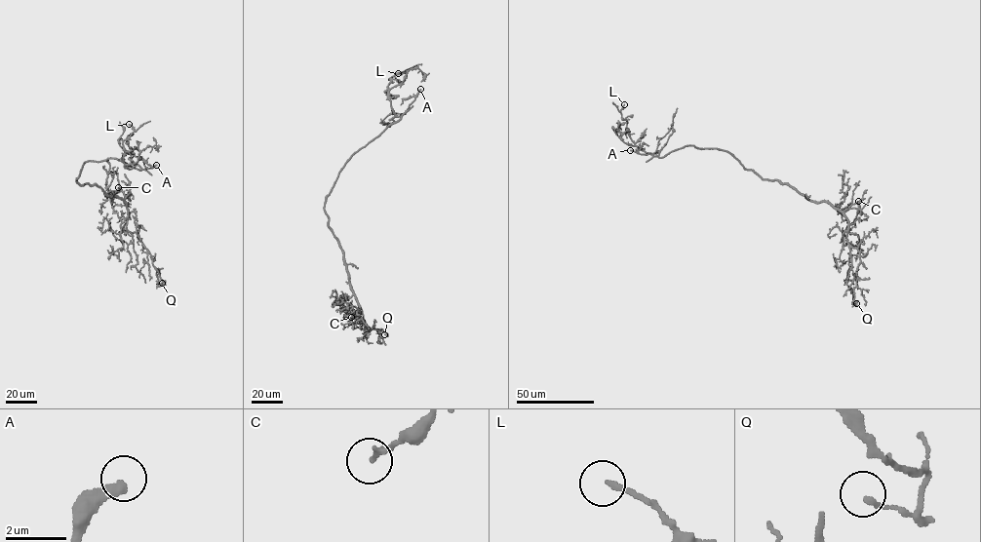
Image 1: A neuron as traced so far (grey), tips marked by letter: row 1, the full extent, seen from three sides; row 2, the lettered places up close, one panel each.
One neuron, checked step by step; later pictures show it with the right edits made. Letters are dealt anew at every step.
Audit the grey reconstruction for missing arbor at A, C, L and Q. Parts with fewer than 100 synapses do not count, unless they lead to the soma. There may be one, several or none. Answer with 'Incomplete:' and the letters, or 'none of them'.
Incomplete: A

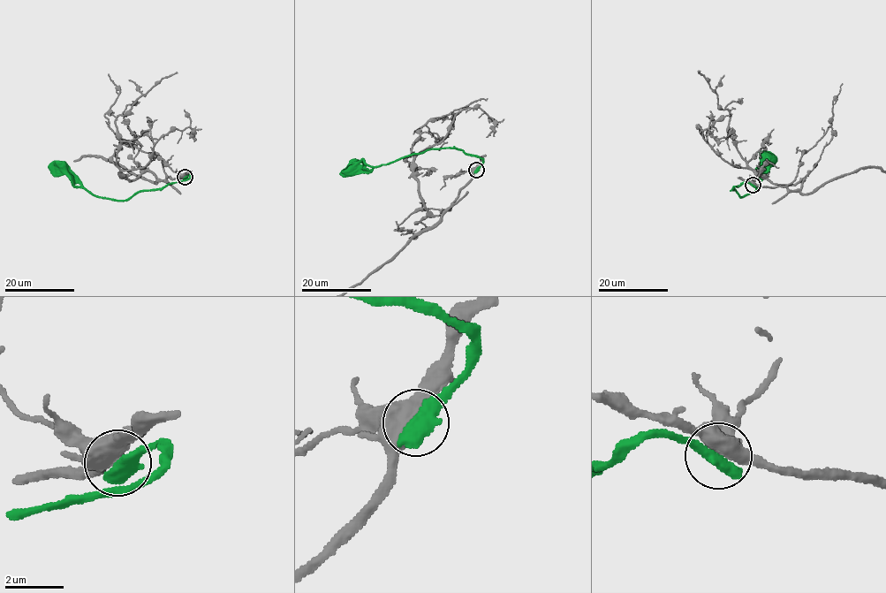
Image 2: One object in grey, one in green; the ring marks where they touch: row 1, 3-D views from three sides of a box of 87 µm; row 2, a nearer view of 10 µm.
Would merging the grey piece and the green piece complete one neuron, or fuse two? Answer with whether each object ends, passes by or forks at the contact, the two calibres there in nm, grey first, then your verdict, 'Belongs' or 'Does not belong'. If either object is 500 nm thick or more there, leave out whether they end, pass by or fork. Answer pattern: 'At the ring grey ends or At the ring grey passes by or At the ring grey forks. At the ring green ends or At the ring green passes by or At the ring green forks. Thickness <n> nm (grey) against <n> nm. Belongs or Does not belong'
Thickness 550 nm (grey) against 650 nm. Does not belong

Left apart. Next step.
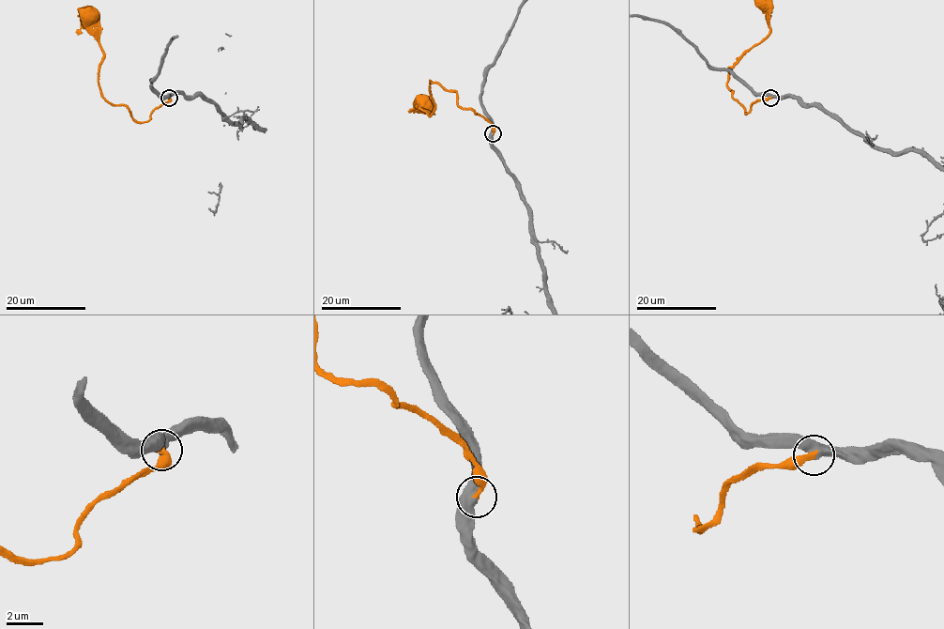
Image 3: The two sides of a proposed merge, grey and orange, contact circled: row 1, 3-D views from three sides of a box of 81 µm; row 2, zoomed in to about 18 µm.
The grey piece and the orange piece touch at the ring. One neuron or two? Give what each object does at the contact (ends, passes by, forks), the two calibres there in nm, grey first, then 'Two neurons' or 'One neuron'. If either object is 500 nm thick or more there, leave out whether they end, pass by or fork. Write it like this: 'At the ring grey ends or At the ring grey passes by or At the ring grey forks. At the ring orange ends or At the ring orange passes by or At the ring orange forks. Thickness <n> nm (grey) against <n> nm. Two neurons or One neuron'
At the ring grey passes by. At the ring orange ends. Thickness 440 nm (grey) against 320 nm. One neuron

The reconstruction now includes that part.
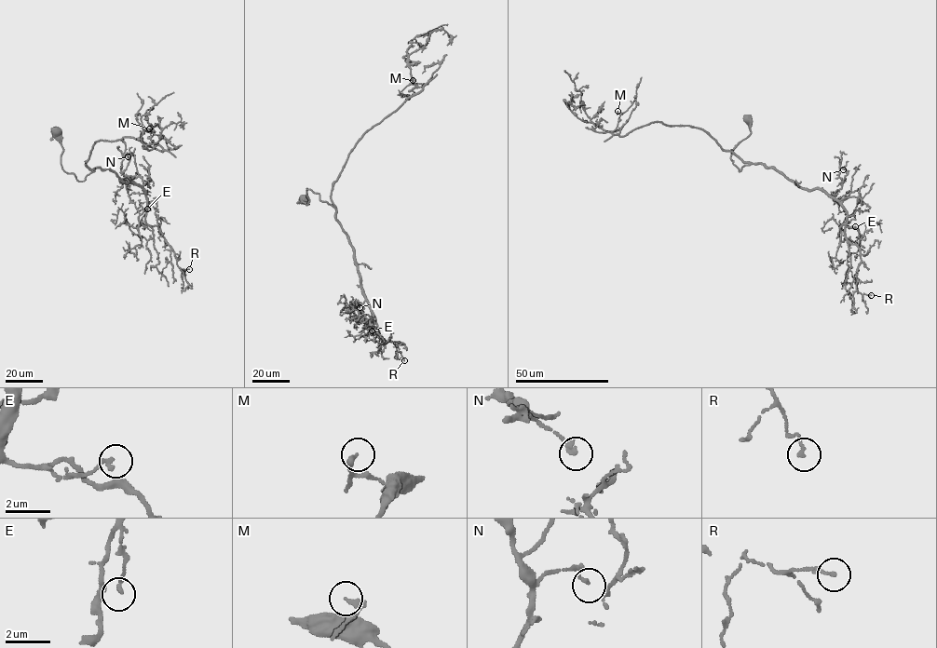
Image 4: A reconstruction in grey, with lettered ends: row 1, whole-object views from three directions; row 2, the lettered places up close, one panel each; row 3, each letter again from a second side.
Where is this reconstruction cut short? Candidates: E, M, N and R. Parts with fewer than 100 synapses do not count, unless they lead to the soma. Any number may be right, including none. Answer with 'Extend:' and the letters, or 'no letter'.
Extend: no letter

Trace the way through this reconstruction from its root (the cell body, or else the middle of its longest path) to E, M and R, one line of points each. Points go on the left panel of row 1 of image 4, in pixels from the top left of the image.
E: (56, 132), (65, 171), (84, 181), (94, 168), (107, 168), (144, 190), (147, 209)
M: (56, 132), (61, 168), (84, 181), (100, 140), (134, 138), (167, 150), (149, 128)
R: (56, 132), (61, 168), (77, 181), (107, 168), (144, 190), (145, 222), (157, 227), (178, 266), (189, 269)

